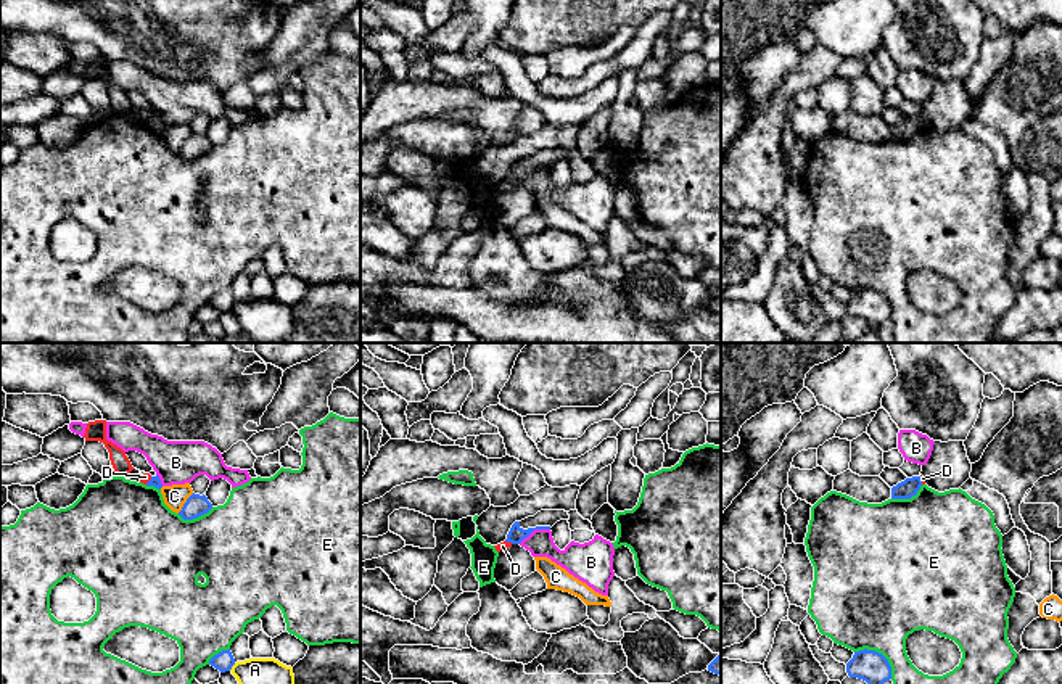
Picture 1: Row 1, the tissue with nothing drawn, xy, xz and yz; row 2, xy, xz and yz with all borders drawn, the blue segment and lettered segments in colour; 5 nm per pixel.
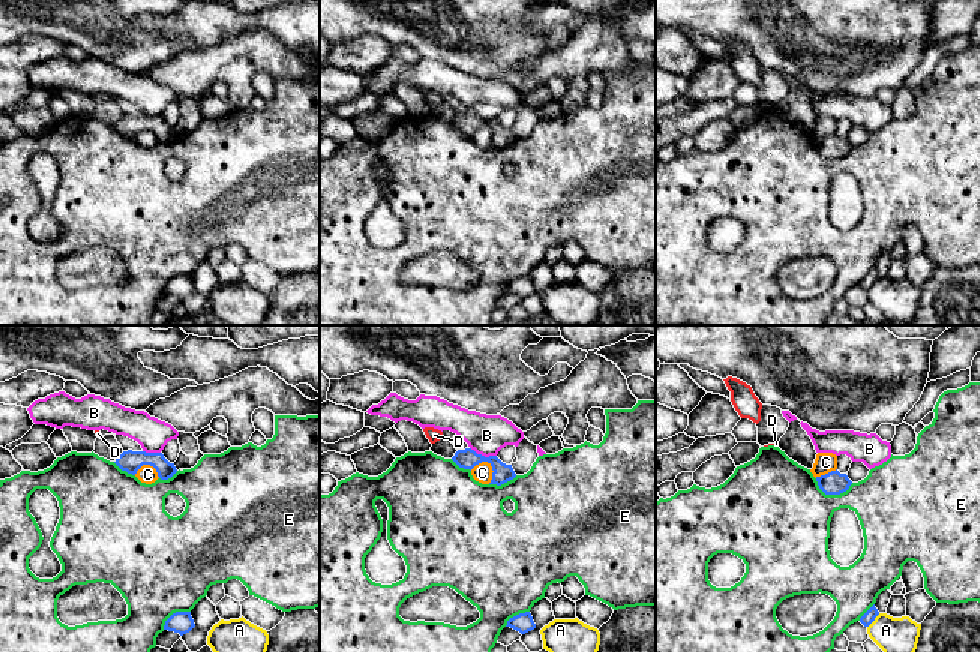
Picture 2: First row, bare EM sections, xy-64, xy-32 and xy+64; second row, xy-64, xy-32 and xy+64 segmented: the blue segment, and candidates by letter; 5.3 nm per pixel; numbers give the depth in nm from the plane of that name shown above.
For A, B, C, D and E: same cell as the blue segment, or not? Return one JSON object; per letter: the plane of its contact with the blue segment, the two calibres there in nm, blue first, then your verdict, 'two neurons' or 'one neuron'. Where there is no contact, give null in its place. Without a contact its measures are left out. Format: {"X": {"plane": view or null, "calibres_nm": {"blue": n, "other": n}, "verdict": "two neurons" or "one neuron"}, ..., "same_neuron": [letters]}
{"A": {"plane": "xy", "calibres_nm": {"blue": 100, "other": 220}, "verdict": "two neurons"}, "B": {"plane": "xz", "calibres_nm": {"blue": 80, "other": 140}, "verdict": "two neurons"}, "C": {"plane": "xy", "calibres_nm": {"blue": 110, "other": 120}, "verdict": "two neurons"}, "D": {"plane": "xy", "calibres_nm": {"blue": 50, "other": 50}, "verdict": "two neurons"}, "E": {"plane": "yz", "calibres_nm": {"blue": 160, "other": 460}, "verdict": "two neurons"}, "same_neuron": []}

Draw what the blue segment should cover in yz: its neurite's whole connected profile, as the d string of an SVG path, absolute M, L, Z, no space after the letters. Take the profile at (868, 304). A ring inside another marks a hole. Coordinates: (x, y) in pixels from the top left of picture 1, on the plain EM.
M875 290L854 291L853 298L846 303L850 317L862 319L872 330L877 330L885 320L891 319L891 306L888 299Z

